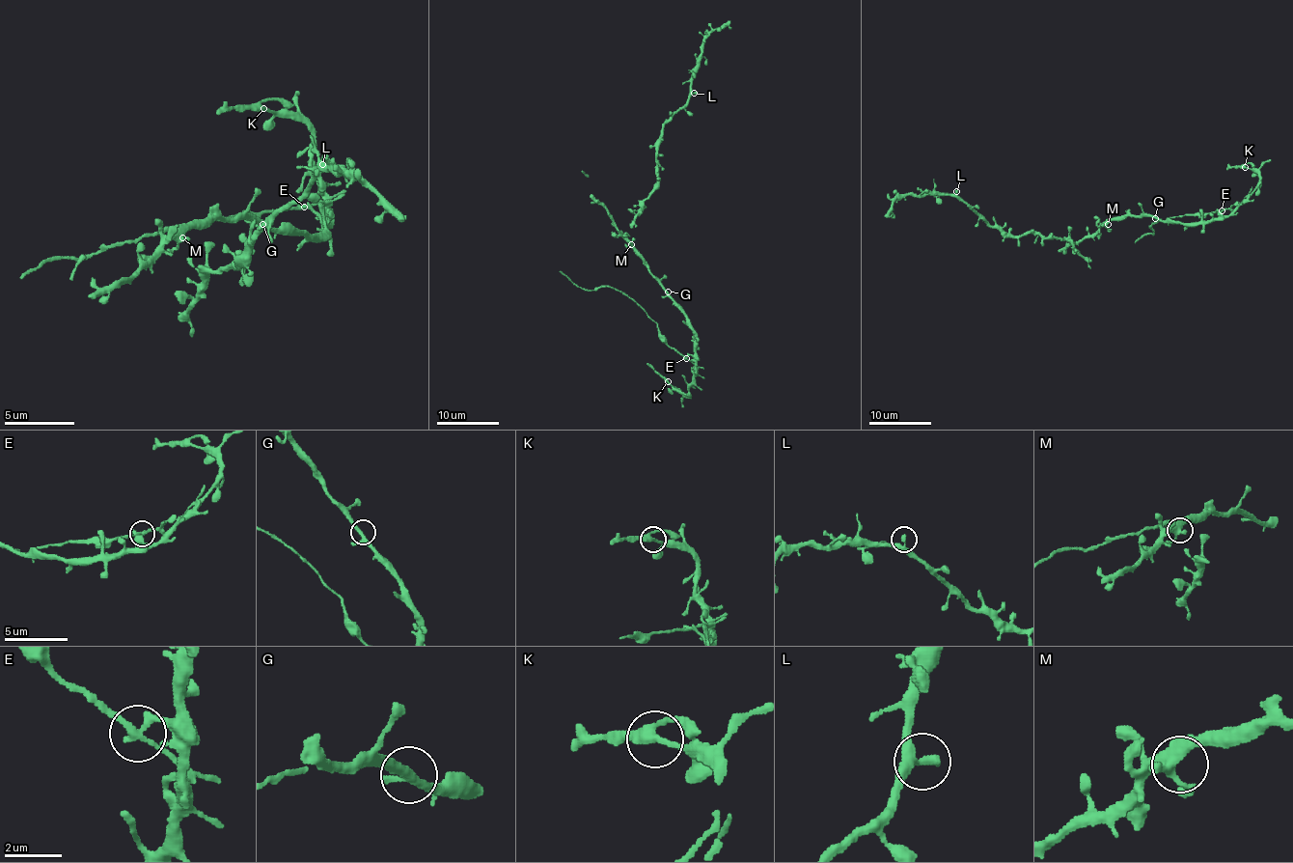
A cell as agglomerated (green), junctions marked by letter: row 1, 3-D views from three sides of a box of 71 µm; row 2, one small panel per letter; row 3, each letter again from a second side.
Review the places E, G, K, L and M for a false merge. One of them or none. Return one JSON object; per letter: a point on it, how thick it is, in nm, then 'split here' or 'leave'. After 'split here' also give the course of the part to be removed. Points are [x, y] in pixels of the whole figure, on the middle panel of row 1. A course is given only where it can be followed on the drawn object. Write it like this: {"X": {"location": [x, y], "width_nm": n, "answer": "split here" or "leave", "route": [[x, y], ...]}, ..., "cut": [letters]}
{"E": {"location": [686, 358], "width_nm": 240, "answer": "split here", "route": [[686, 358], [668, 344], [658, 325], [630, 297], [610, 287], [580, 288], [560, 270]]}, "G": {"location": [668, 292], "width_nm": 260, "answer": "leave"}, "K": {"location": [668, 381], "width_nm": 280, "answer": "leave"}, "L": {"location": [694, 93], "width_nm": 300, "answer": "leave"}, "M": {"location": [631, 244], "width_nm": 400, "answer": "leave"}, "cut": ["E"]}

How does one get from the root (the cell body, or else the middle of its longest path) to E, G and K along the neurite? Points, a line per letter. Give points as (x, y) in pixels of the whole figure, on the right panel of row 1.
E: (1106, 221), (1118, 220), (1123, 215), (1150, 215), (1175, 223), (1199, 223), (1216, 220), (1222, 210)
G: (1106, 221), (1118, 220), (1123, 215), (1151, 215), (1155, 218)
K: (1106, 221), (1123, 215), (1150, 215), (1175, 223), (1224, 220), (1259, 180), (1256, 173), (1245, 167)

